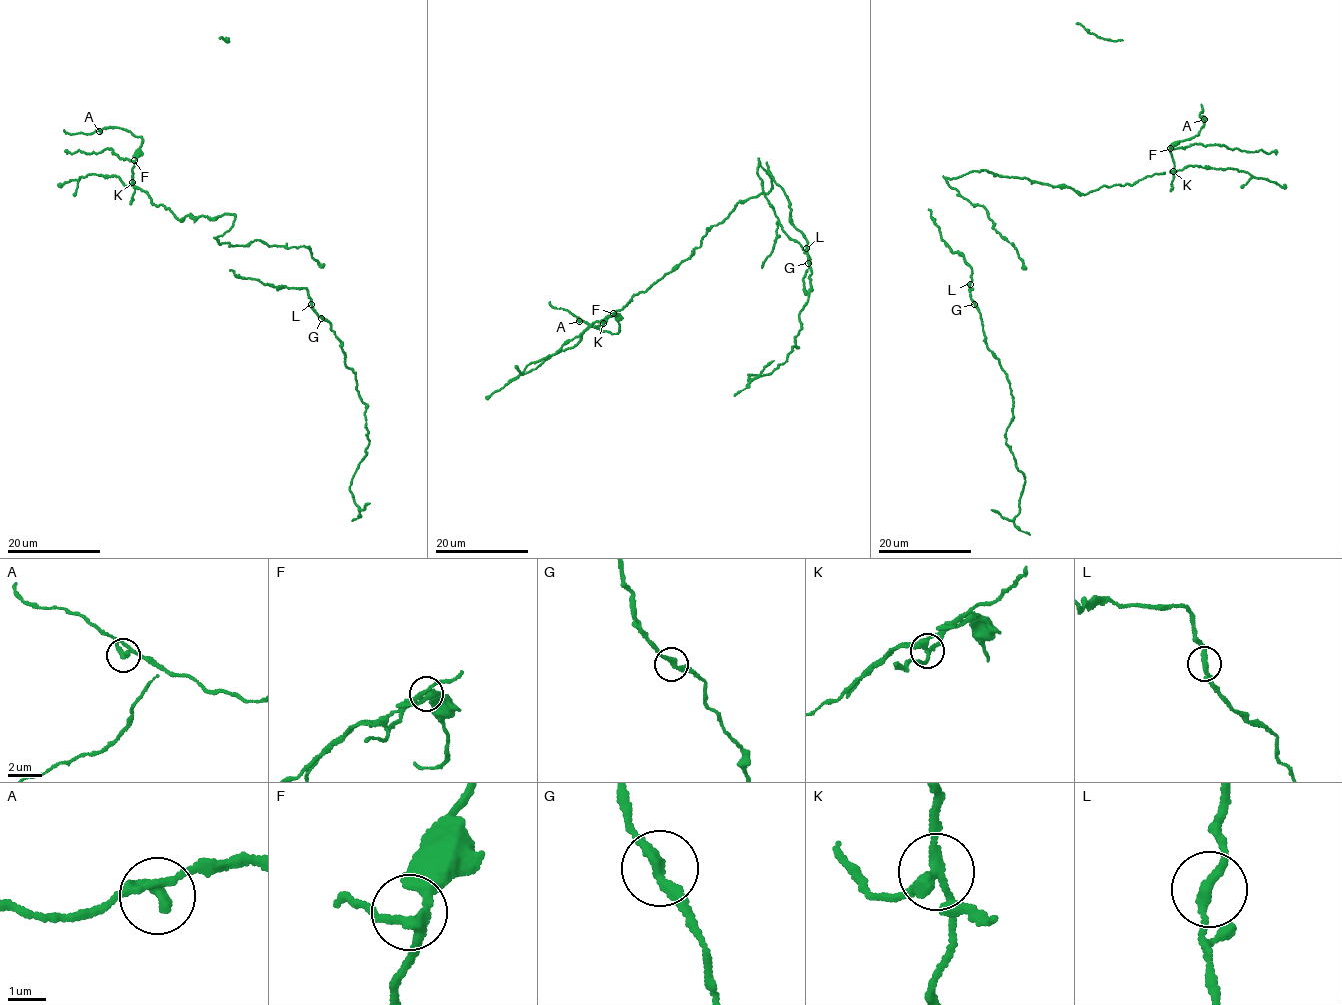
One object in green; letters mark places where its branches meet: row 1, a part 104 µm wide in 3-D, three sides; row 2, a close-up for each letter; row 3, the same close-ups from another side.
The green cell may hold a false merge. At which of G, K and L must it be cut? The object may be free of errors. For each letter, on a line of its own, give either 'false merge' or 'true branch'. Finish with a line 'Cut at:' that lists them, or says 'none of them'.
G: true branch
K: false merge
L: true branch
Cut at: K

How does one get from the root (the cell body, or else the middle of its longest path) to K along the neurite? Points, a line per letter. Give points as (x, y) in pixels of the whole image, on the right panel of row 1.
K: (966, 173), (982, 169), (1052, 186), (1065, 185), (1084, 194), (1103, 186), (1134, 185), (1147, 176), (1173, 170)

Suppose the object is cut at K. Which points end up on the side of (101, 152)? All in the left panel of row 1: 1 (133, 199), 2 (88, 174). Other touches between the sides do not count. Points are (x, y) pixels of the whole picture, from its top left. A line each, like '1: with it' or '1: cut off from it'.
1: with it
2: cut off from it

